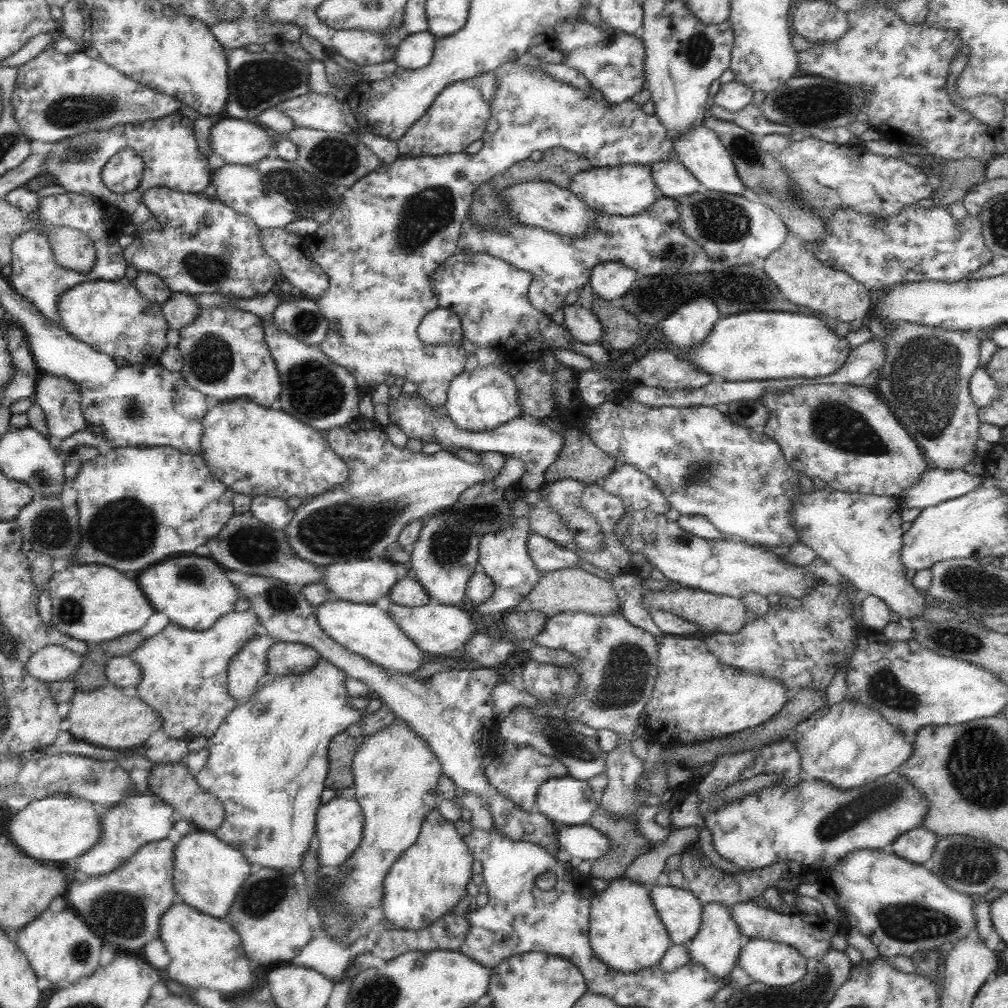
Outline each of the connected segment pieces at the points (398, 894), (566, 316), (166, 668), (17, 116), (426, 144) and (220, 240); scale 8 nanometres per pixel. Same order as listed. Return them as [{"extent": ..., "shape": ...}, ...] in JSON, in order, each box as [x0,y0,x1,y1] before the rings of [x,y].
[{"extent":[379,808,473,932],"shape":[[[437,808],[431,810],[421,824],[417,840],[399,856],[383,880],[383,898],[379,908],[385,914],[385,922],[391,922],[395,930],[415,932],[429,928],[451,912],[463,896],[467,896],[465,886],[473,878],[471,866],[473,856],[465,838],[459,836],[453,822],[439,816]]]},{"extent":[563,302,603,344],"shape":[[[577,302],[573,306],[563,308],[563,328],[573,340],[583,344],[595,344],[603,340],[603,328],[597,322],[591,308],[583,308]]]},{"extent":[131,612,257,748],"shape":[[[229,612],[225,616],[221,616],[211,628],[195,632],[195,630],[187,630],[181,628],[177,624],[167,624],[161,632],[153,634],[151,638],[143,640],[141,646],[135,648],[135,652],[131,652],[131,660],[139,666],[141,678],[135,686],[137,698],[151,706],[163,720],[163,726],[151,734],[151,738],[147,740],[147,748],[149,746],[161,746],[165,744],[169,738],[179,738],[183,740],[185,736],[193,736],[193,738],[211,738],[215,734],[215,730],[223,724],[223,720],[233,712],[235,706],[235,698],[229,696],[227,690],[227,668],[229,662],[233,660],[233,656],[241,650],[243,644],[247,644],[249,640],[253,640],[253,636],[257,634],[257,616],[253,612]]]},{"extent":[9,46,183,144],"shape":[[[51,46],[45,48],[43,52],[39,52],[29,62],[17,66],[15,84],[17,84],[15,92],[9,98],[11,116],[29,142],[35,140],[35,142],[57,144],[57,140],[65,140],[65,138],[85,134],[85,132],[105,132],[105,130],[125,126],[125,124],[141,124],[147,120],[161,120],[161,118],[173,116],[173,114],[179,116],[179,110],[183,108],[181,100],[161,94],[161,92],[155,92],[155,90],[131,80],[129,76],[121,74],[119,70],[107,66],[101,60],[91,60],[83,52],[59,54]]]},{"extent":[397,80,491,158],"shape":[[[471,80],[449,84],[449,88],[443,88],[433,104],[423,112],[423,116],[405,130],[405,134],[397,140],[399,154],[403,158],[419,158],[419,156],[449,156],[457,152],[465,152],[465,148],[481,140],[481,134],[485,132],[485,122],[491,118],[489,104],[483,100],[477,86],[473,86]]]},{"extent":[121,188,281,300],"shape":[[[151,188],[141,200],[159,220],[161,230],[133,234],[133,242],[121,250],[139,274],[159,276],[171,294],[219,294],[223,298],[251,300],[265,296],[281,282],[281,270],[265,256],[261,246],[261,230],[249,216],[221,204],[219,198]]]}]

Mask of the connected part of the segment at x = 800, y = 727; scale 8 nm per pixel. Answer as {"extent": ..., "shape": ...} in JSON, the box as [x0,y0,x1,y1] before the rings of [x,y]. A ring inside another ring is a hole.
{"extent":[793,700,913,790],"shape":[[[853,700],[819,708],[805,722],[797,724],[793,732],[801,774],[839,790],[853,790],[897,772],[897,768],[905,764],[913,752],[913,748],[905,742],[905,736],[897,732],[897,728],[889,724],[881,712]]]}

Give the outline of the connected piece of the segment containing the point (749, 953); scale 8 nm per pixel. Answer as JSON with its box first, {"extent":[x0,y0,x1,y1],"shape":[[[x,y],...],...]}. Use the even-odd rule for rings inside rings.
{"extent":[737,940,807,986],"shape":[[[745,940],[737,966],[765,986],[787,986],[807,974],[807,958],[787,944],[771,940]]]}

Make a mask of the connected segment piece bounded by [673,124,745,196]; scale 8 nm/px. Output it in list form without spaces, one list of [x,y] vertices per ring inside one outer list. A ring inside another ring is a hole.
[[[699,124],[697,128],[687,130],[679,138],[673,138],[673,150],[675,150],[675,160],[687,168],[689,174],[697,178],[697,182],[707,188],[707,192],[725,192],[725,194],[743,194],[745,184],[739,180],[735,164],[723,142],[715,132]]]

